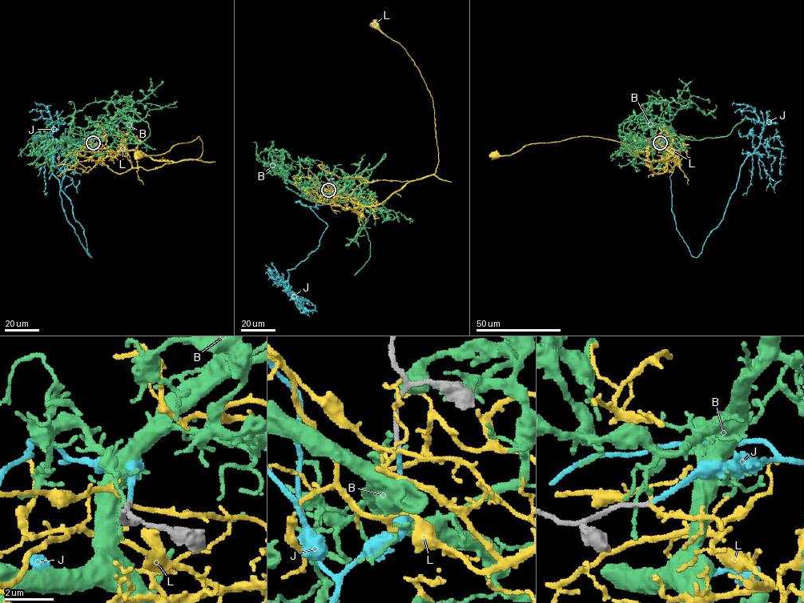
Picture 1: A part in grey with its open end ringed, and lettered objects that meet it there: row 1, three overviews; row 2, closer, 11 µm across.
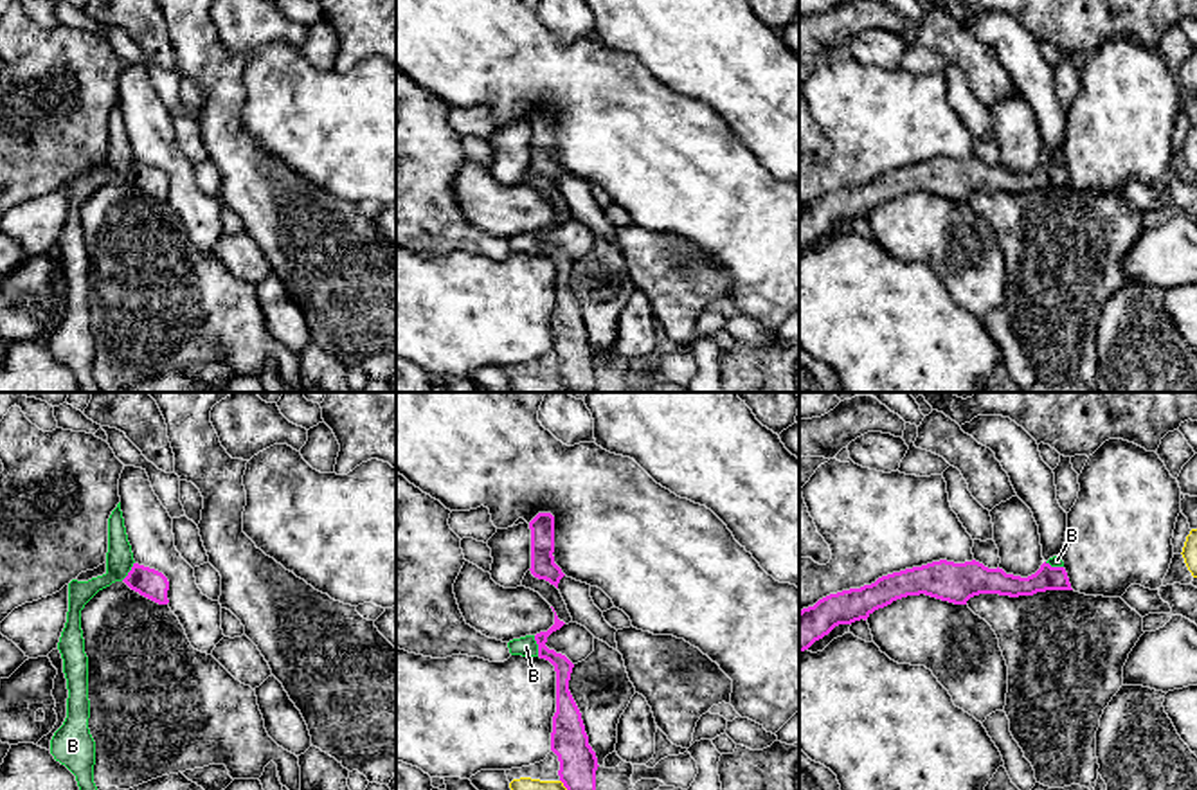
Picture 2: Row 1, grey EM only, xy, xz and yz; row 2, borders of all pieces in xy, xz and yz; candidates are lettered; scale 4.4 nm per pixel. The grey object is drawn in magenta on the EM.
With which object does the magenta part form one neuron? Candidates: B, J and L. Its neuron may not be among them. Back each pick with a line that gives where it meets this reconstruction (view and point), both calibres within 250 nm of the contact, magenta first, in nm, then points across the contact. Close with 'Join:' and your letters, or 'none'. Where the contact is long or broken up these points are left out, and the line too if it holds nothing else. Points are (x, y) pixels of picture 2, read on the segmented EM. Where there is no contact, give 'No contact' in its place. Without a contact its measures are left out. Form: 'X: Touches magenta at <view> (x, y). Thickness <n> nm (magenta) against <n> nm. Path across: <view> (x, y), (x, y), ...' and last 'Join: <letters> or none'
J: No contact
Join: J

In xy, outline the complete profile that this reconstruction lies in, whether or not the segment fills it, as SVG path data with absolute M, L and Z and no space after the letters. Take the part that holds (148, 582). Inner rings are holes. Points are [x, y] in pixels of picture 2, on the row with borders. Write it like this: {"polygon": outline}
{"polygon": "M133 563L131 570L128 576L122 579L131 590L139 592L140 596L158 603L158 605L167 605L167 590L169 590L169 581L167 578L149 567Z"}

